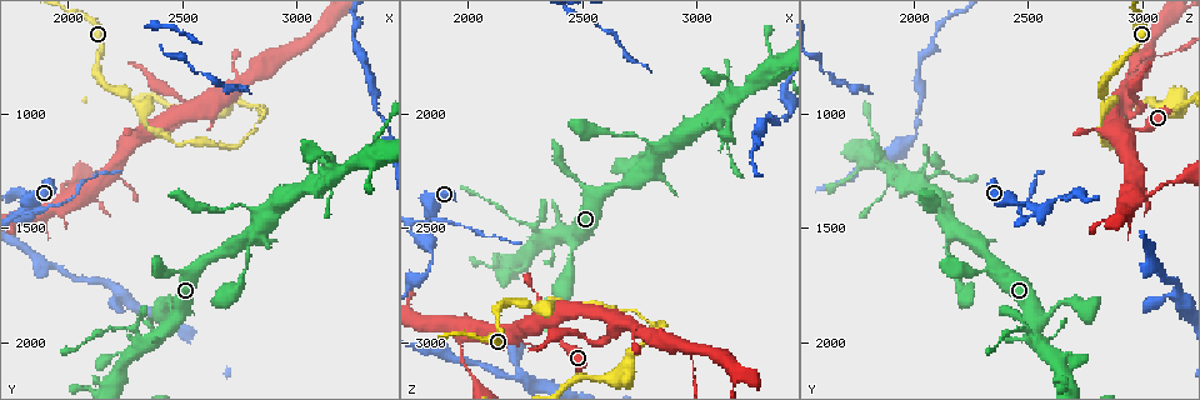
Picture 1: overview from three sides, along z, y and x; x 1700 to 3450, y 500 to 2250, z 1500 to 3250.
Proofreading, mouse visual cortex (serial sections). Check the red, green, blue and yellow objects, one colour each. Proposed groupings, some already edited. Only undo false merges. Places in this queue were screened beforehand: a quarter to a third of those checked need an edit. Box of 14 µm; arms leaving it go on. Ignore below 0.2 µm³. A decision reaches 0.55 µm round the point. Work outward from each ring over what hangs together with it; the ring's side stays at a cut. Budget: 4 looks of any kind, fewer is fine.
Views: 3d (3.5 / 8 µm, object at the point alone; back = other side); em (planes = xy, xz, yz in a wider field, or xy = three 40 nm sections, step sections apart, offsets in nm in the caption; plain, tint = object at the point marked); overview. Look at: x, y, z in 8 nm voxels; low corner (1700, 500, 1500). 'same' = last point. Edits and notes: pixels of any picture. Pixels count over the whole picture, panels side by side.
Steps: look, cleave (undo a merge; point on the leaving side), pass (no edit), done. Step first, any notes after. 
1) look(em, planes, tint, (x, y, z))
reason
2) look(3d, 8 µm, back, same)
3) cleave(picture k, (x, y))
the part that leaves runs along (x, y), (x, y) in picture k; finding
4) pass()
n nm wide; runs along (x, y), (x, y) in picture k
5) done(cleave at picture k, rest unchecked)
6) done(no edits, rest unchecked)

look(3d, 3.5 µm, (1810, 1430, 2570))
sharp bend

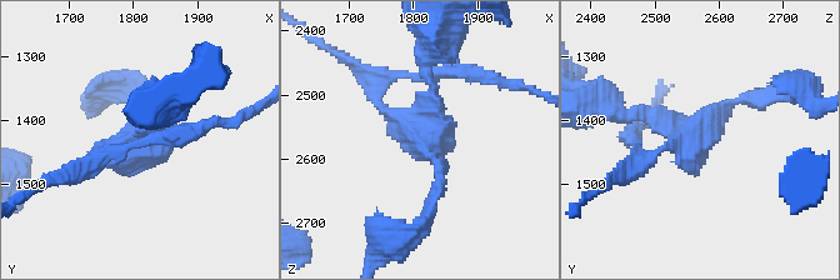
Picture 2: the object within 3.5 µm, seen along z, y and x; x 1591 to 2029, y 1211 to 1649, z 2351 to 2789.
look(em, xy, step 1, tint, (1820, 1435, 2555))
3 arms; arms of 150, 150, 150 nm; shape alone is not enough

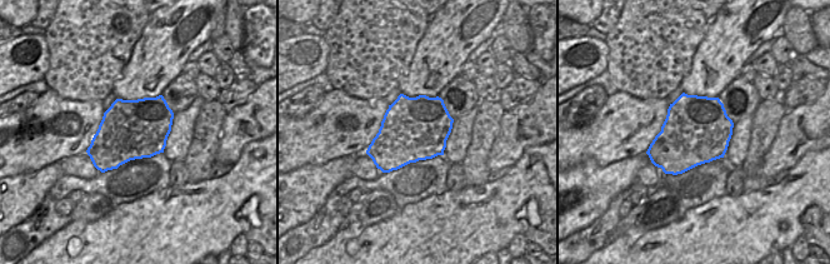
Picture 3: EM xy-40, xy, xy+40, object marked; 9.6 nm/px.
cleave(picture 2, (100, 154))
the part that leaves runs along (673, 141), (644, 156), (630, 134) in picture 2; a second cell is stuck on

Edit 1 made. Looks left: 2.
look(3d, 3.5 µm, (2620, 970, 2890))

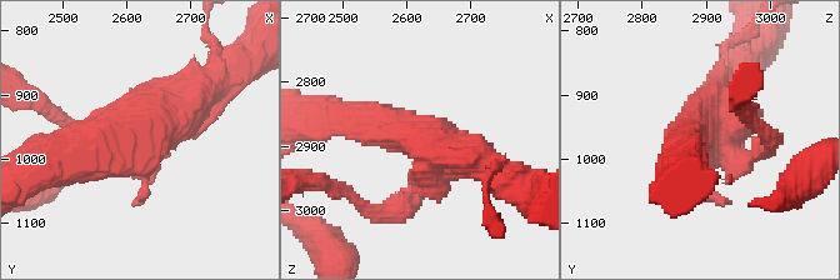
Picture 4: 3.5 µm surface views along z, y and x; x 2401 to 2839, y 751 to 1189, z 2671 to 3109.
look(em, planes, tint, (2625, 975, 2905))
shape alone is not enough

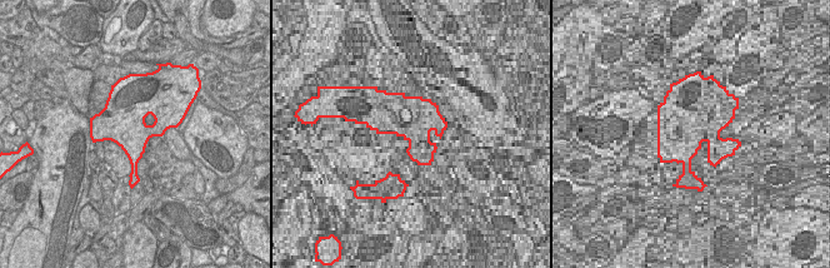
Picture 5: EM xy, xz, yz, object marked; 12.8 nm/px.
cleave(picture 4, (400, 214))
the part that leaves runs along (736, 155), (771, 140), (746, 114) in picture 4; two cells meet here

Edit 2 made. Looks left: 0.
done(cleave at picture 2, cleave at picture 4, rest unchecked)

